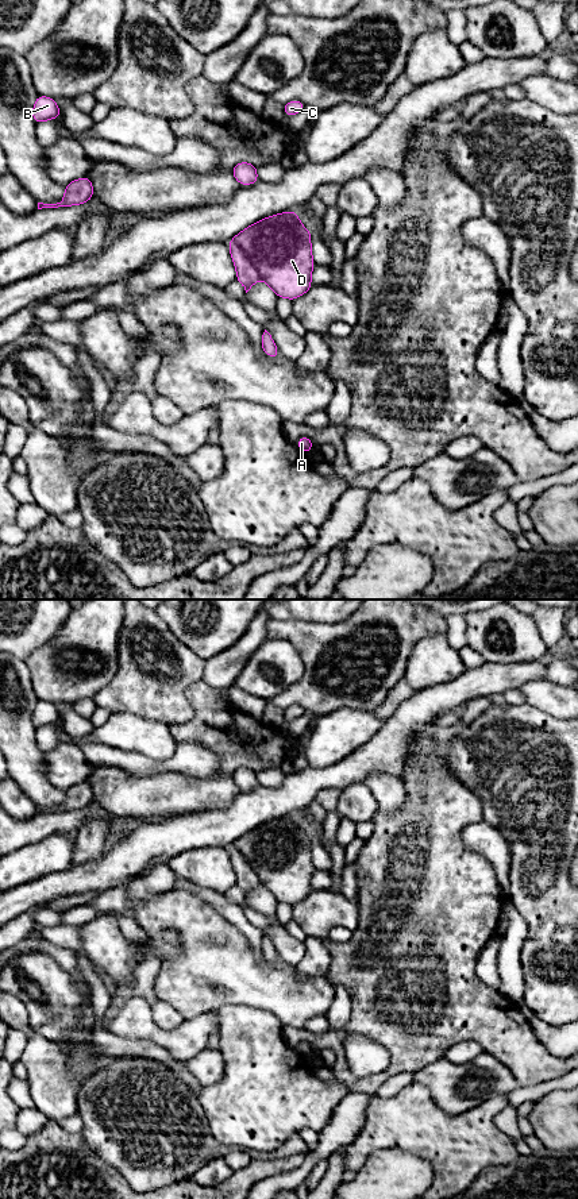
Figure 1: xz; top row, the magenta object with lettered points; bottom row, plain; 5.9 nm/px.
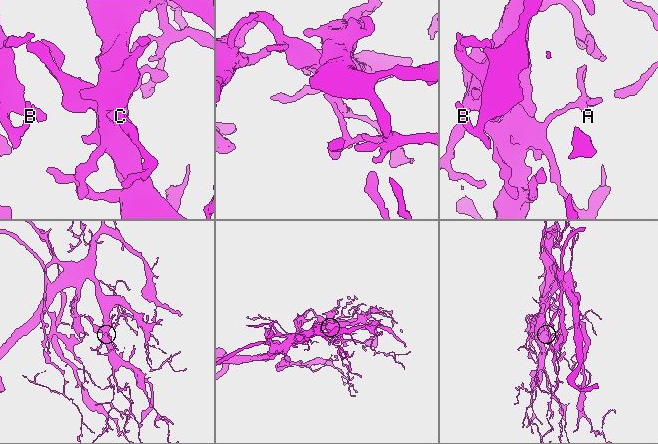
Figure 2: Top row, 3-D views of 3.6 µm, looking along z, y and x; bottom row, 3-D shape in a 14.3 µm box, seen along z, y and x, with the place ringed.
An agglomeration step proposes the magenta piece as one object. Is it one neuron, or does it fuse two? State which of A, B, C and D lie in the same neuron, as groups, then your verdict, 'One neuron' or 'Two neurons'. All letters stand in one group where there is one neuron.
Groups: A / B C D. Two neurons

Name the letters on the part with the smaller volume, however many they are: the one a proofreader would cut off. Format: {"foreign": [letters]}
{"foreign": ["A"]}

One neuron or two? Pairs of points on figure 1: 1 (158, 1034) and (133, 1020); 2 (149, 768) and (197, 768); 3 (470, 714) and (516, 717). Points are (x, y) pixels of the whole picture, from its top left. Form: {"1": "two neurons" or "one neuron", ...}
{"1": "one neuron", "2": "one neuron", "3": "two neurons"}

